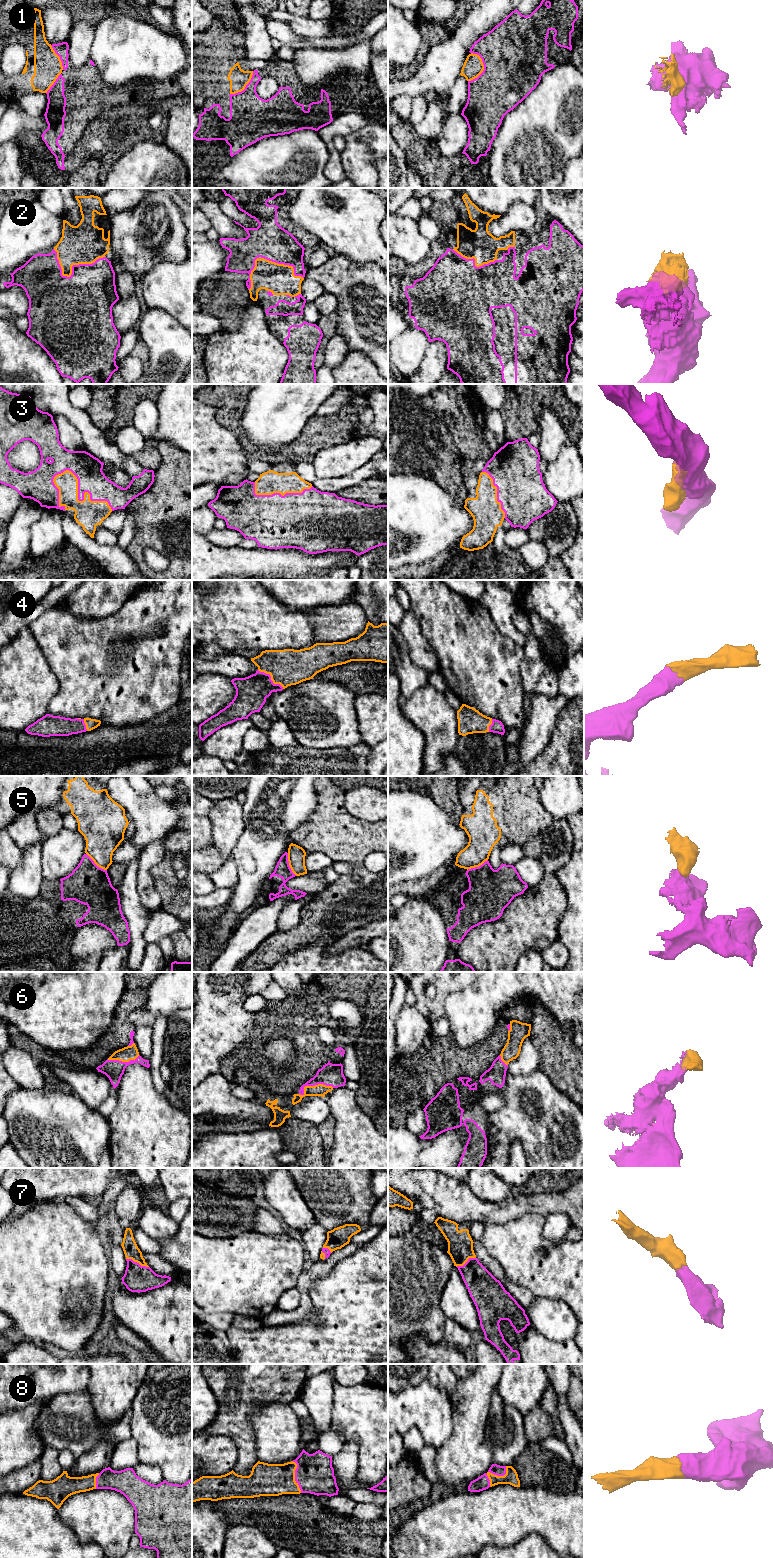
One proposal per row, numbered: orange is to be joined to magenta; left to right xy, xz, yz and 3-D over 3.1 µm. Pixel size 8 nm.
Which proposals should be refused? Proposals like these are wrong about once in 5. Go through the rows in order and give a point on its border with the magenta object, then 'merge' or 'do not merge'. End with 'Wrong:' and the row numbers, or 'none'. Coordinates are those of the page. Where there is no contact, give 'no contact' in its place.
1: yz (484, 67) | do not merge
2: xy (72, 271) | merge
3: xy (79, 500) | merge
4: xz (270, 678) | merge
5: xz (288, 864) | do not merge
6: xz (313, 1085) | merge
7: xy (136, 1262) | merge
8: yz (493, 1473) | merge
Wrong: 1, 5

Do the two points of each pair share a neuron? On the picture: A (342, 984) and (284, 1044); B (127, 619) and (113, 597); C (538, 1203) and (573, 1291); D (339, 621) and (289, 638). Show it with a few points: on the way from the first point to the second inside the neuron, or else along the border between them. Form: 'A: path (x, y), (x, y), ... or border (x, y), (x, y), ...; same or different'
A: border (266, 1041), (282, 1036), (291, 1038), (295, 1058); different
B: border (137, 591), (115, 613), (99, 617); different
C: border (544, 1216), (524, 1214), (520, 1217); different
D: border (309, 613), (309, 622), (316, 642); different

